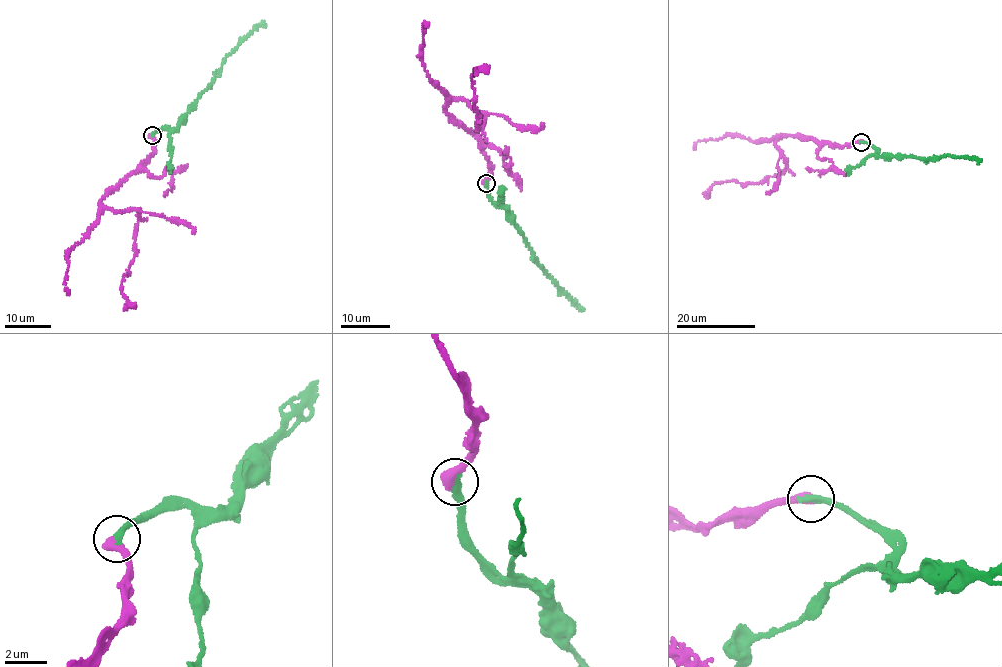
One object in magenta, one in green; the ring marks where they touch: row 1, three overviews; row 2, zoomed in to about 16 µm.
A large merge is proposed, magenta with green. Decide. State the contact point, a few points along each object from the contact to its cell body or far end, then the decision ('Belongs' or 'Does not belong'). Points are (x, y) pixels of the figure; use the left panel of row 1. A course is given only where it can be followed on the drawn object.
Place: (152, 135). Course of magenta: (152, 135), (152, 153), (100, 203), (117, 211), (128, 208), (138, 211), (131, 260), (121, 288), (134, 304). Course of green: (152, 135), (158, 129), (177, 127), (226, 56), (254, 28), (264, 22). Belongs

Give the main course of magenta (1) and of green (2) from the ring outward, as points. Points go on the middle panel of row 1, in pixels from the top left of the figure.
1: (485, 182), (480, 138), (447, 102), (466, 100), (483, 119), (480, 130), (472, 75), (488, 65)
2: (485, 182), (489, 196), (507, 210), (507, 219), (518, 227), (536, 264), (582, 310)

